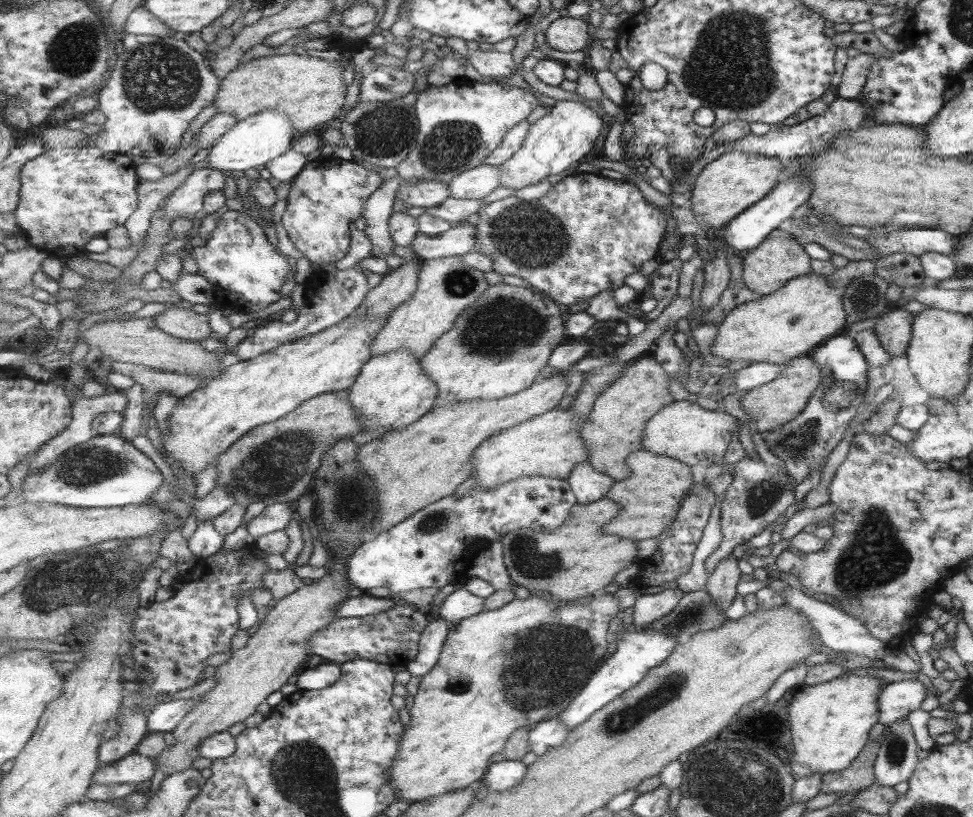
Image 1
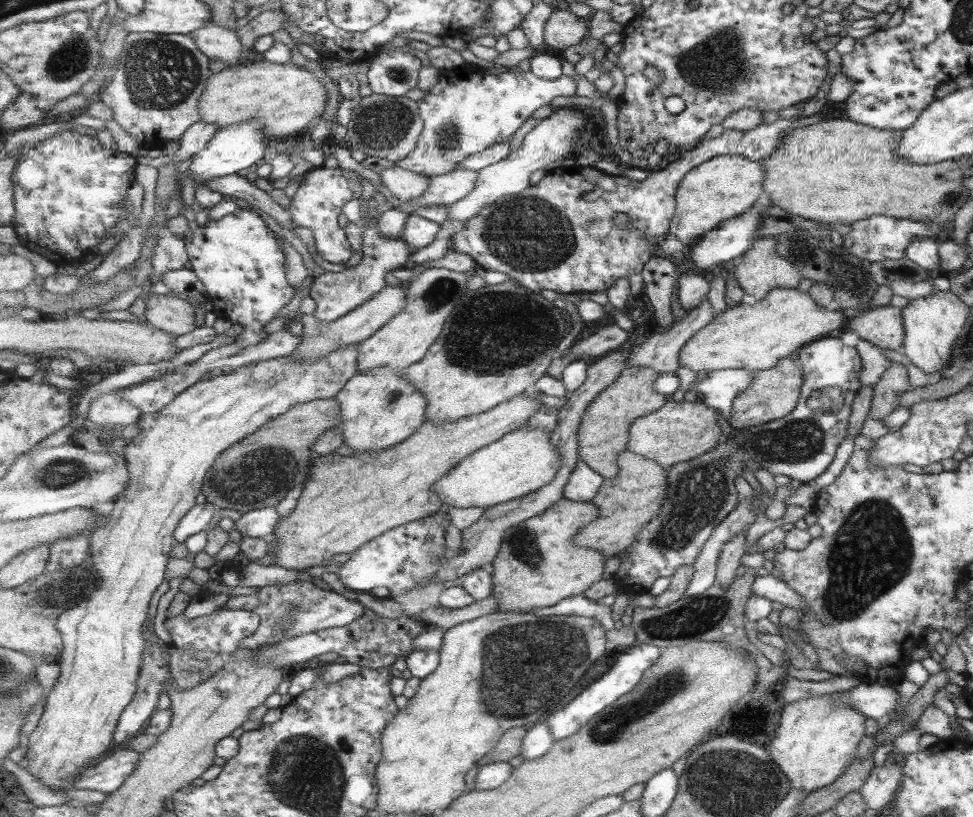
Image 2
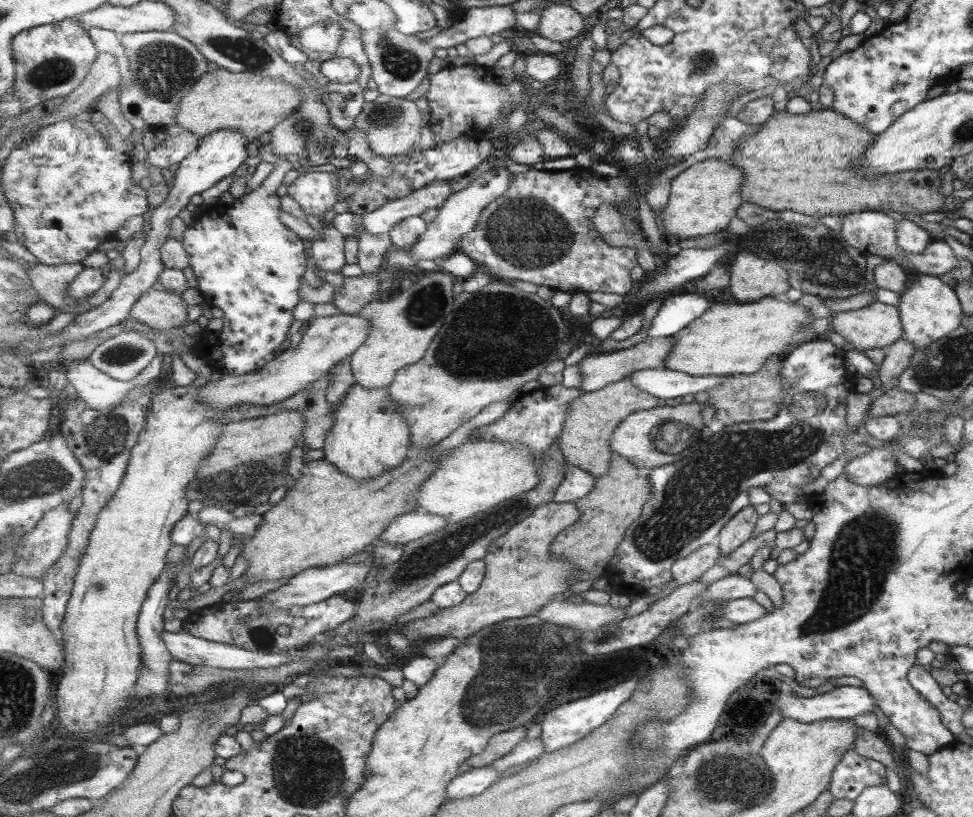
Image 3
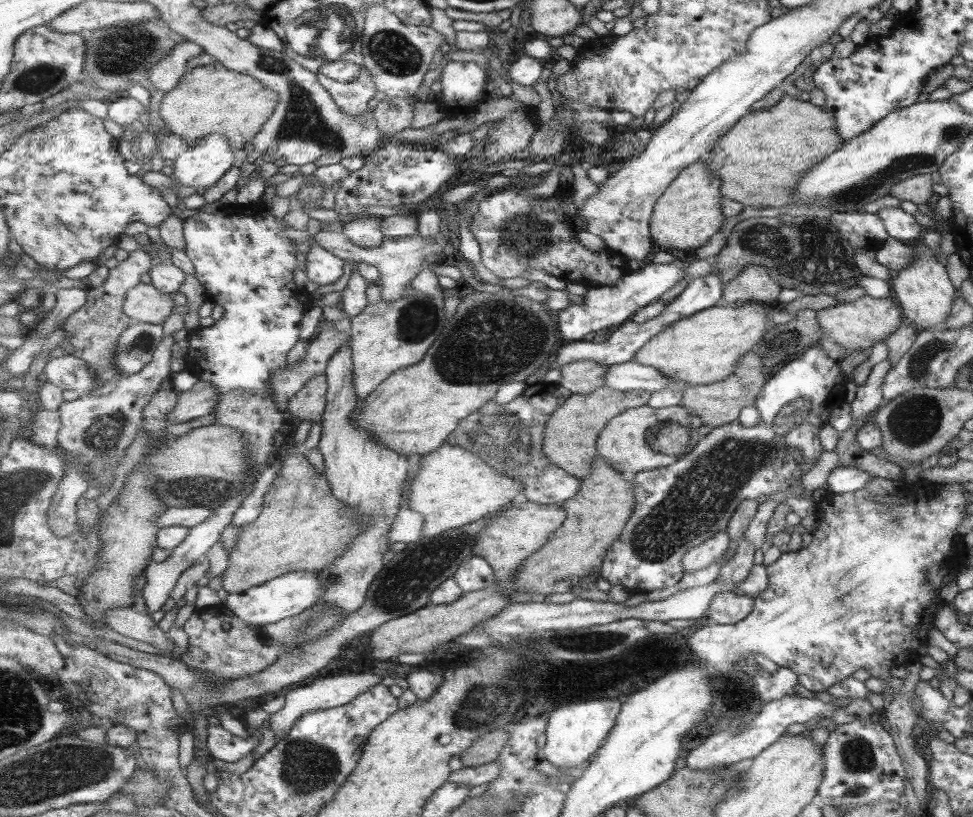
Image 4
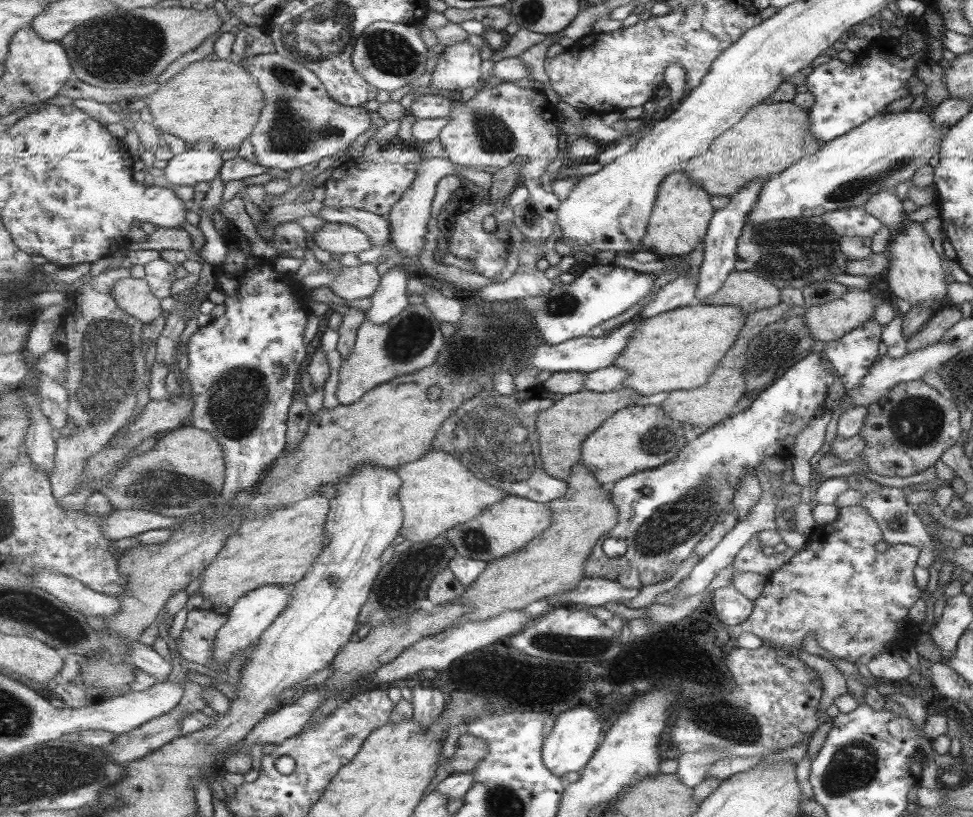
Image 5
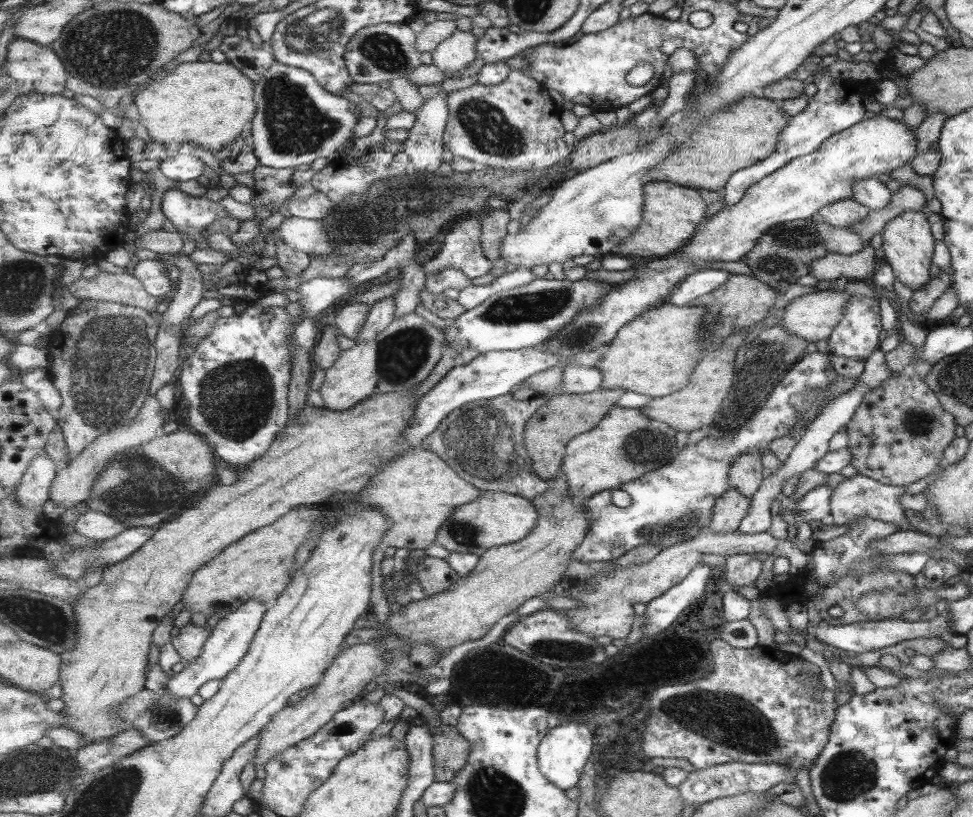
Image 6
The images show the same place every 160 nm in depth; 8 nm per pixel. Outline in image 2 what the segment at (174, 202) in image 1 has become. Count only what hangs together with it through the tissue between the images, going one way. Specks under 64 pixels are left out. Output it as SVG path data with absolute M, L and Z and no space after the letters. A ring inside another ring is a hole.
M231 175L223 178L213 178L209 181L201 181L200 186L209 187L223 195L229 195L247 202L249 205L273 217L283 228L294 231L295 225L289 210L273 201L273 198L257 188L253 182L243 176Z

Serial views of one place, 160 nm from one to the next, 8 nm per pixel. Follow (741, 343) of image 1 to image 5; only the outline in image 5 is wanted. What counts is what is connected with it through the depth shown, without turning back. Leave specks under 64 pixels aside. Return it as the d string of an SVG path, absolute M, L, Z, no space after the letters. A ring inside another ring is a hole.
M705 303L643 319L629 346L614 364L630 372L622 388L642 396L701 388L709 382L720 362L728 355L746 327L747 319L748 314L735 306Z

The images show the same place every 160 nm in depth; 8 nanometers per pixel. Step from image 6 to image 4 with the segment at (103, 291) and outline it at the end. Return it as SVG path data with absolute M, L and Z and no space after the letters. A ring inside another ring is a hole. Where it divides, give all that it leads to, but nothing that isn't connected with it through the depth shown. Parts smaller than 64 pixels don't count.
M152 283L138 284L125 298L124 312L134 323L163 324L175 313L173 294L165 294Z

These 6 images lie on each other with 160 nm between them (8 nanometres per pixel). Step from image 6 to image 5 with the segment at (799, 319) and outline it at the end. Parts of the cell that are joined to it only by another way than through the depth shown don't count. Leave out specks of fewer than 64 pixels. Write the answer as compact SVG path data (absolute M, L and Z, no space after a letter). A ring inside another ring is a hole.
M849 289L839 299L820 306L809 306L804 314L804 323L813 340L831 342L873 319L873 309L880 300L867 290Z

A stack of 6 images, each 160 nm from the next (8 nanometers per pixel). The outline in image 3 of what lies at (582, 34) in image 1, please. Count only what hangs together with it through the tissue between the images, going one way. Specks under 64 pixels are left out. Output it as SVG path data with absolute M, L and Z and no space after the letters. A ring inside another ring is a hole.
M553 2L541 10L542 23L539 32L543 38L565 43L577 38L585 30L585 19L568 2Z

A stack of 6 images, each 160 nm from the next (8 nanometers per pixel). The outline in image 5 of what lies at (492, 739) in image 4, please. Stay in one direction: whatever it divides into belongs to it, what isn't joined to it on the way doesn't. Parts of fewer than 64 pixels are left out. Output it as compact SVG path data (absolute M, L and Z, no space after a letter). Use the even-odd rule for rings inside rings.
M463 732L458 741L458 749L447 763L447 769L457 773L473 773L489 754L489 741Z

